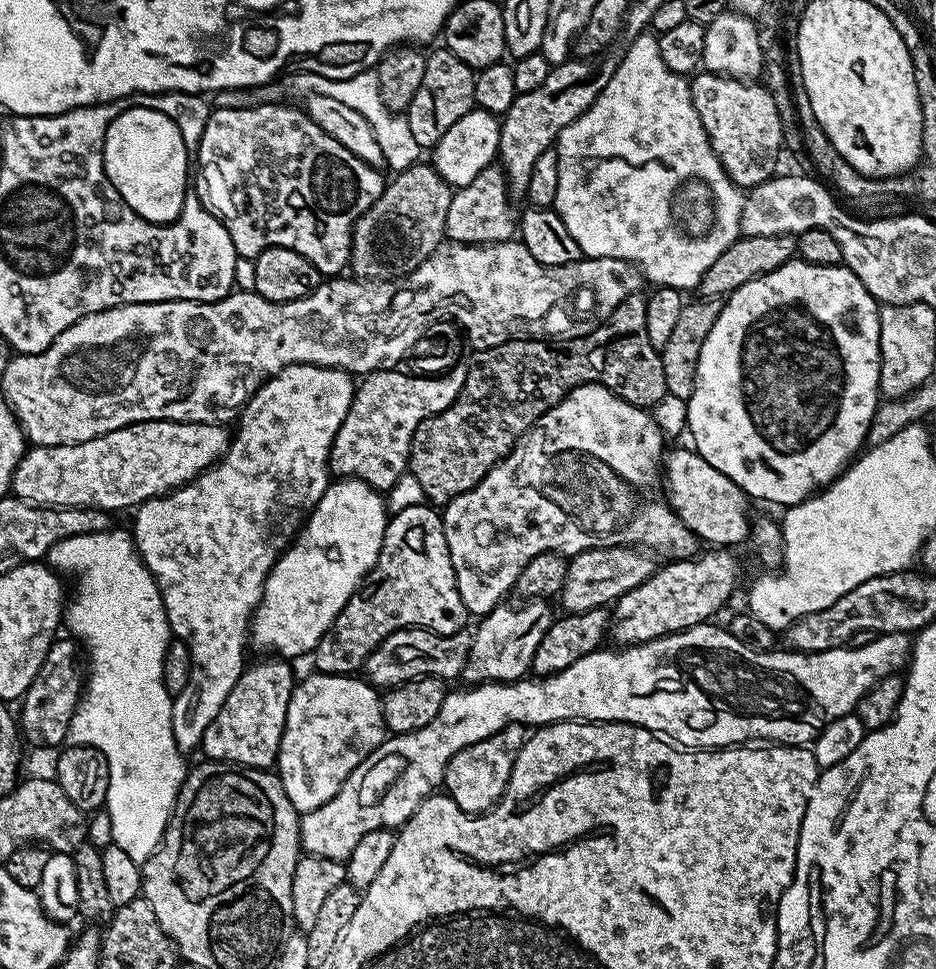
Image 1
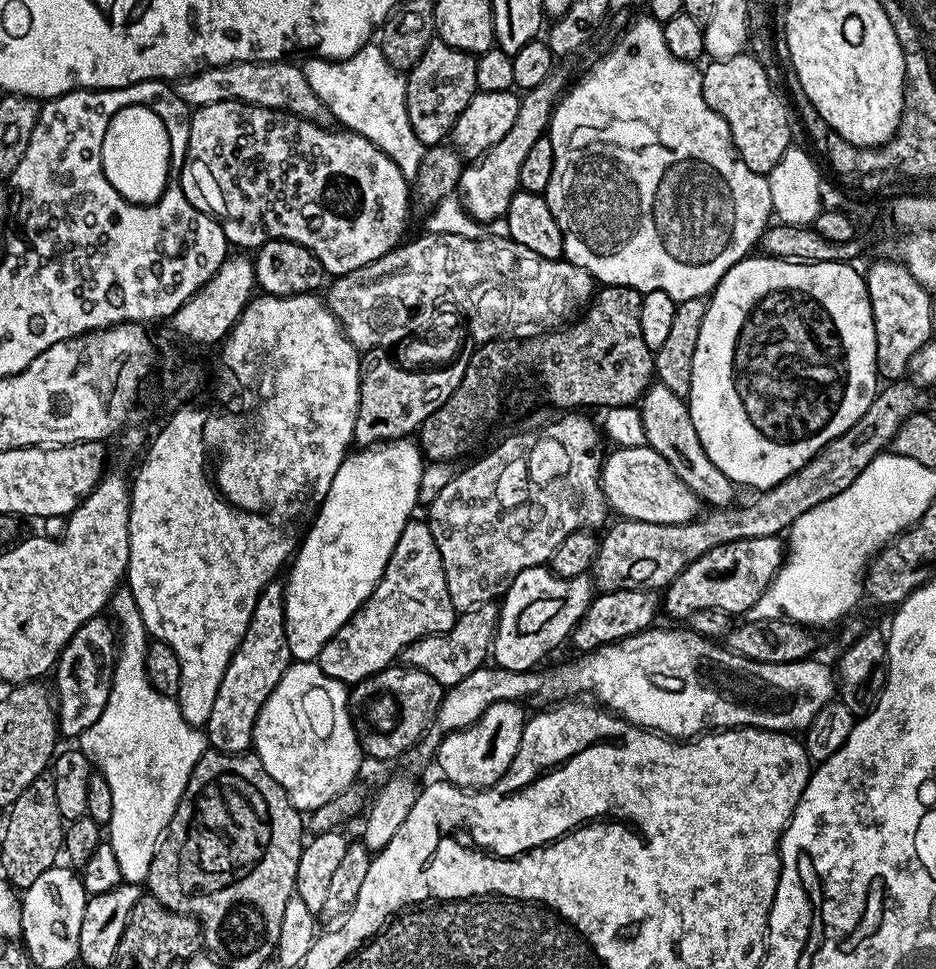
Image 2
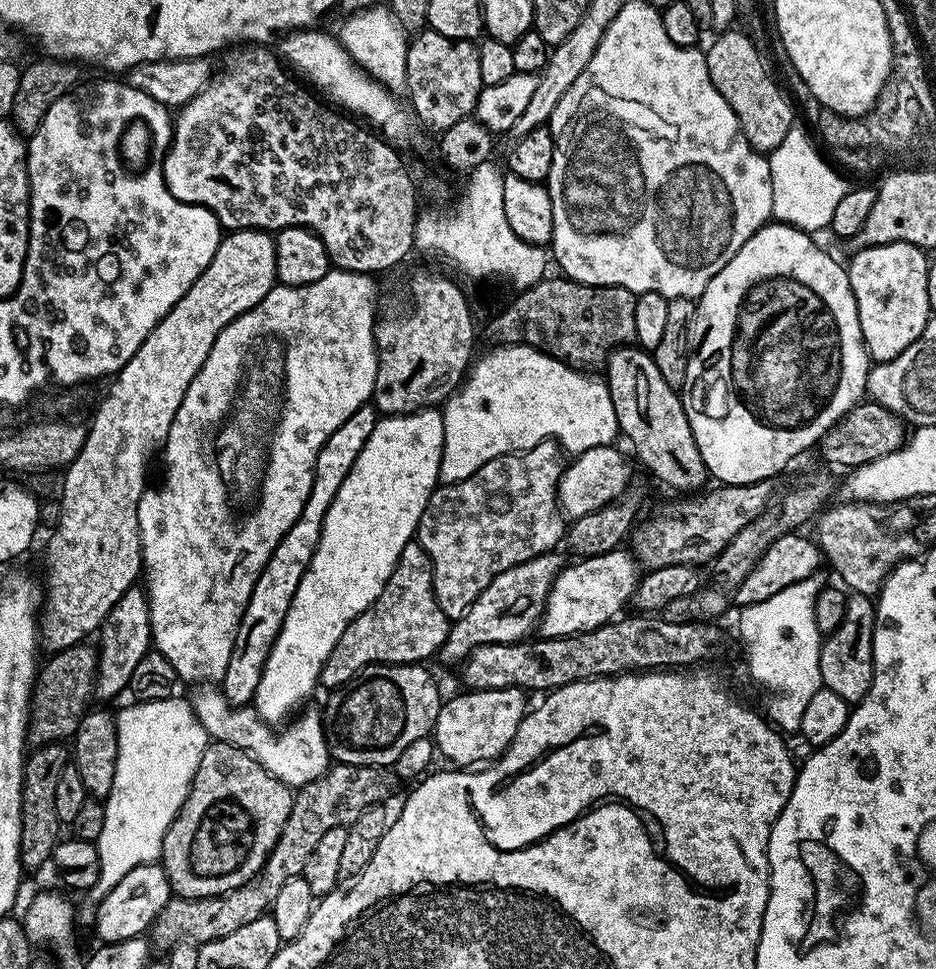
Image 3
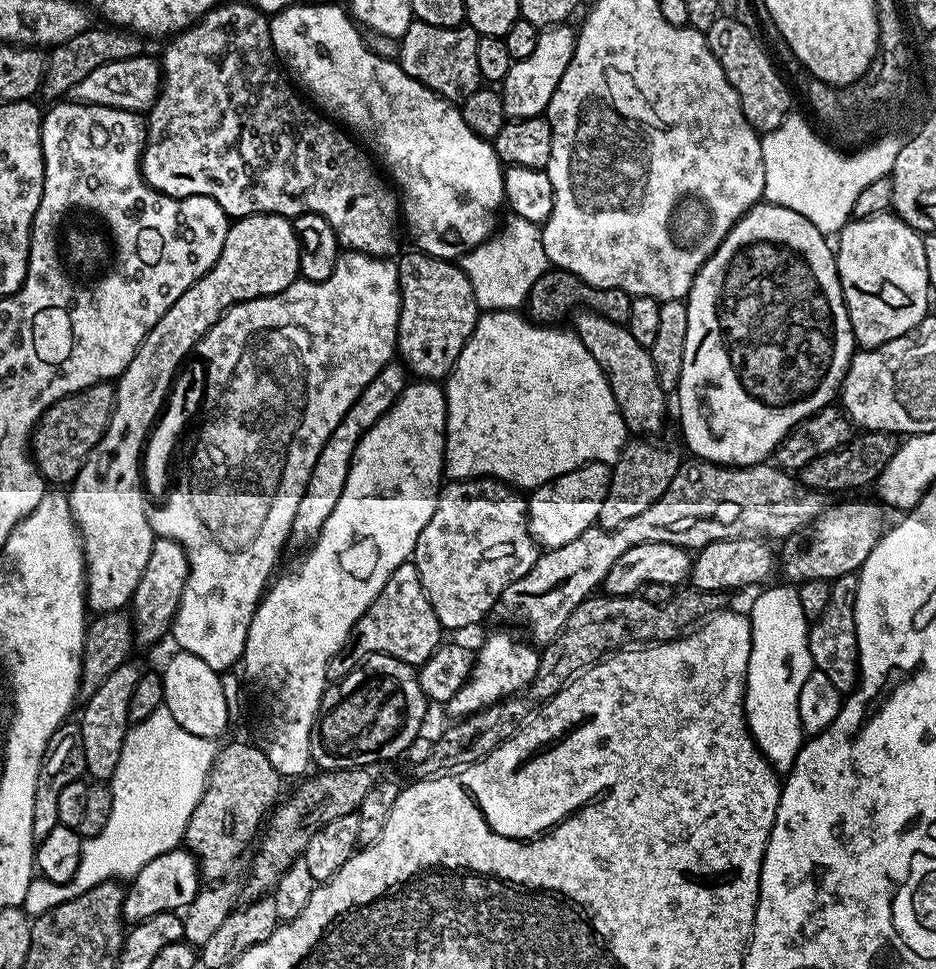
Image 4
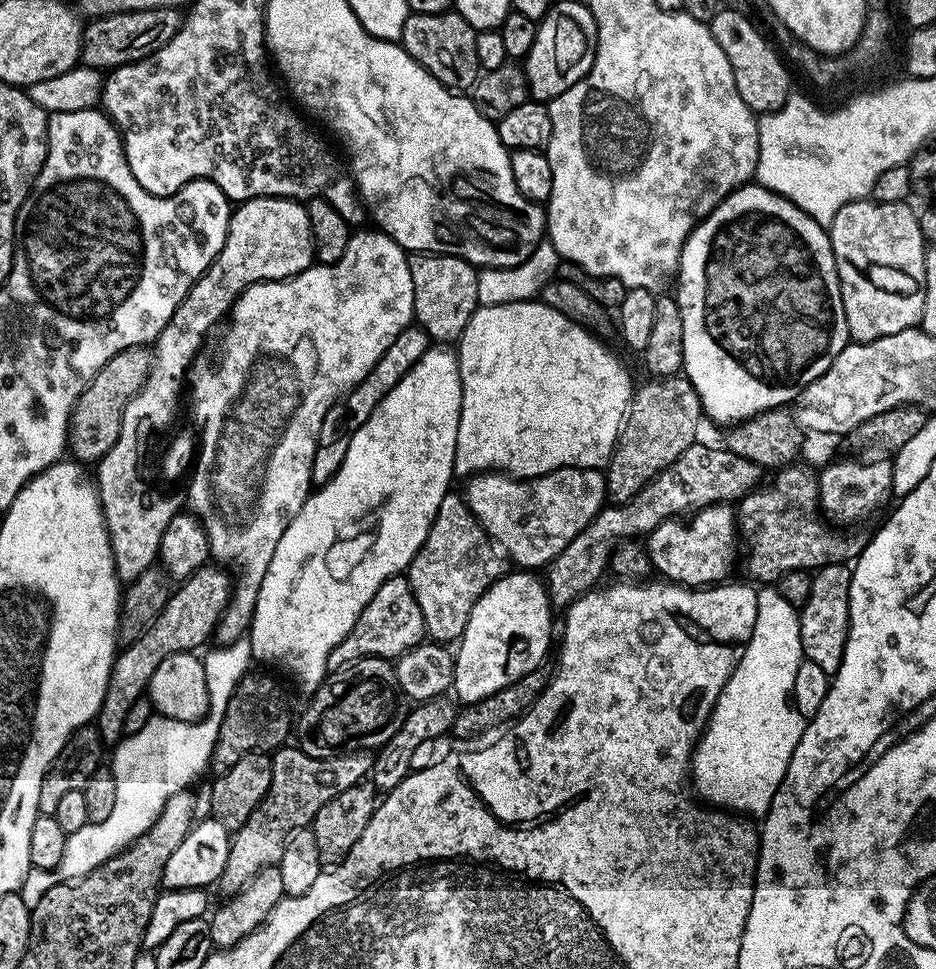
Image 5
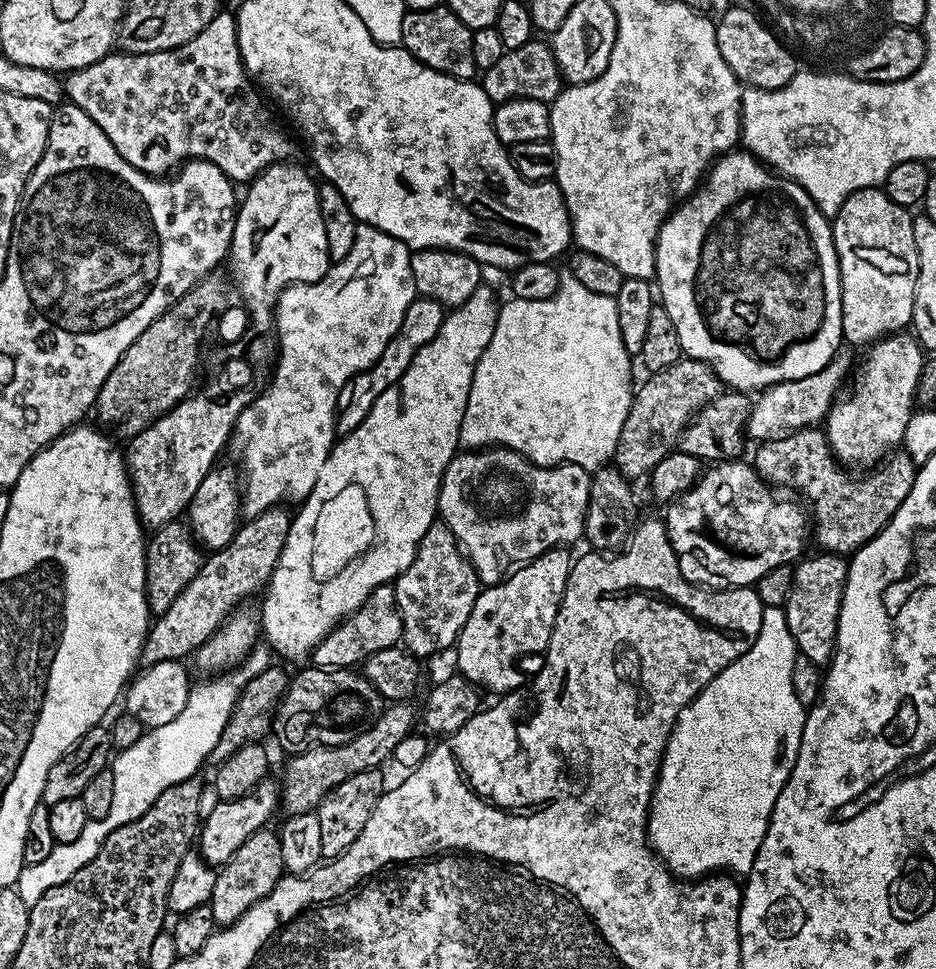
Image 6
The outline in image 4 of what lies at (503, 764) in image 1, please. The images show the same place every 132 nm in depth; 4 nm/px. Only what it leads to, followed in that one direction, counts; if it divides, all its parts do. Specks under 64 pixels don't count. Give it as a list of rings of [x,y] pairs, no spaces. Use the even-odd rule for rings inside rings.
[[[496,632],[484,645],[476,656],[476,667],[472,679],[454,694],[454,698],[446,701],[446,708],[450,717],[463,718],[473,715],[495,705],[497,701],[503,700],[513,694],[519,693],[528,687],[535,678],[535,672],[539,668],[540,652],[531,643],[523,644],[515,640],[508,632]]]

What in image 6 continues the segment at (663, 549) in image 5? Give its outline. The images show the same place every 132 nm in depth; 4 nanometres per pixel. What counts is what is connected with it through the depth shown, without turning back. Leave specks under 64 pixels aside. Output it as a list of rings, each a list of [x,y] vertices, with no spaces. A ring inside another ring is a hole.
[[[743,459],[725,460],[711,465],[692,487],[679,498],[667,505],[668,516],[663,517],[664,527],[668,530],[668,540],[677,557],[689,556],[692,560],[700,559],[703,566],[714,574],[724,574],[729,585],[737,588],[754,586],[766,570],[774,566],[792,564],[801,559],[800,551],[804,543],[810,540],[810,516],[803,512],[792,500],[779,496],[773,485],[757,474],[755,467]]]

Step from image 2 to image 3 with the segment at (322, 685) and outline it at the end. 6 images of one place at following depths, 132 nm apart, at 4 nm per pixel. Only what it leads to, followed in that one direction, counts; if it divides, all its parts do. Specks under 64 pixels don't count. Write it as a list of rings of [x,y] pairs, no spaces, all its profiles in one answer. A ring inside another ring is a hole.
[[[220,690],[201,692],[204,693],[197,700],[191,701],[192,711],[200,719],[200,724],[206,729],[209,737],[220,742],[234,744],[237,748],[243,748],[244,751],[252,753],[256,761],[282,783],[289,786],[309,784],[328,771],[330,767],[328,734],[325,721],[318,713],[301,711],[287,727],[280,730],[285,730],[285,732],[280,732],[275,736],[272,733],[275,731],[256,715],[255,707],[230,707],[228,701],[224,699],[223,691]]]

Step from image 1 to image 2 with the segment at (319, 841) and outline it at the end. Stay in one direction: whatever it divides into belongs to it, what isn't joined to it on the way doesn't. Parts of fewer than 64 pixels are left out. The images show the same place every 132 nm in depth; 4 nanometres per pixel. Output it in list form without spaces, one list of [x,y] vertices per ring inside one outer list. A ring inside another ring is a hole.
[[[660,626],[653,627],[647,632],[639,632],[636,636],[631,636],[625,640],[620,640],[616,644],[608,644],[604,648],[598,648],[595,652],[590,652],[581,655],[580,660],[576,660],[573,664],[560,664],[557,668],[548,668],[545,672],[541,670],[533,670],[531,672],[515,672],[514,670],[506,670],[505,668],[497,668],[495,666],[485,666],[474,670],[474,674],[466,674],[466,678],[462,678],[462,682],[451,685],[445,691],[443,698],[440,700],[440,705],[436,711],[434,723],[424,733],[419,745],[418,752],[422,755],[431,757],[435,753],[436,748],[440,745],[443,737],[449,732],[457,732],[466,726],[470,726],[474,722],[478,722],[478,718],[486,710],[490,710],[490,706],[494,706],[494,702],[529,702],[528,700],[552,700],[548,702],[564,702],[569,698],[591,698],[597,705],[603,706],[607,711],[617,715],[621,720],[626,720],[630,724],[636,724],[639,728],[646,728],[654,732],[659,732],[669,738],[692,738],[697,734],[707,733],[709,730],[723,730],[726,728],[765,728],[771,732],[786,732],[789,734],[799,733],[801,730],[807,729],[808,723],[814,718],[814,714],[818,714],[818,710],[822,710],[822,706],[833,703],[834,697],[838,692],[838,680],[832,672],[817,658],[809,658],[806,660],[795,660],[794,662],[786,662],[785,664],[771,664],[770,662],[754,662],[750,658],[746,658],[742,654],[733,652],[731,648],[723,643],[714,640],[705,640],[703,636],[699,636],[696,632],[681,630],[675,632],[674,629],[668,628],[663,632]]]

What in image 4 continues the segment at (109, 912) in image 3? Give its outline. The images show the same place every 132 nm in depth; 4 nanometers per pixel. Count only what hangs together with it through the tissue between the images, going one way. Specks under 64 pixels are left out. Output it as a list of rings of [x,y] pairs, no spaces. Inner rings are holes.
[[[178,847],[173,852],[146,862],[146,866],[142,866],[142,870],[131,877],[129,884],[132,885],[127,885],[124,893],[123,919],[143,922],[163,912],[187,909],[202,887],[202,877],[195,856],[183,847]]]

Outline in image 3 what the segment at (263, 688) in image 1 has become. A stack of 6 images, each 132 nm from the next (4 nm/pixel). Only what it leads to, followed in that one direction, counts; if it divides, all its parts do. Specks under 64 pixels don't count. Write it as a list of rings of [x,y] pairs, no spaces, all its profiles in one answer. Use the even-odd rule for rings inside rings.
[[[371,403],[358,406],[358,410],[354,410],[354,414],[350,414],[350,418],[346,418],[346,422],[342,422],[342,426],[338,426],[338,430],[330,434],[330,438],[326,438],[322,450],[318,450],[310,498],[306,498],[306,506],[302,506],[302,514],[298,514],[294,526],[290,526],[282,542],[274,546],[270,562],[266,562],[258,582],[254,582],[254,594],[250,594],[250,602],[238,626],[234,650],[230,650],[230,663],[226,665],[226,674],[222,681],[224,699],[229,705],[248,706],[253,703],[272,644],[278,638],[280,627],[286,618],[286,610],[290,610],[290,602],[298,590],[298,582],[306,574],[314,558],[314,550],[318,550],[322,526],[334,502],[334,494],[338,494],[338,486],[346,482],[346,474],[350,474],[358,454],[362,454],[362,446],[366,446],[366,438],[370,438],[377,419],[378,413]]]

